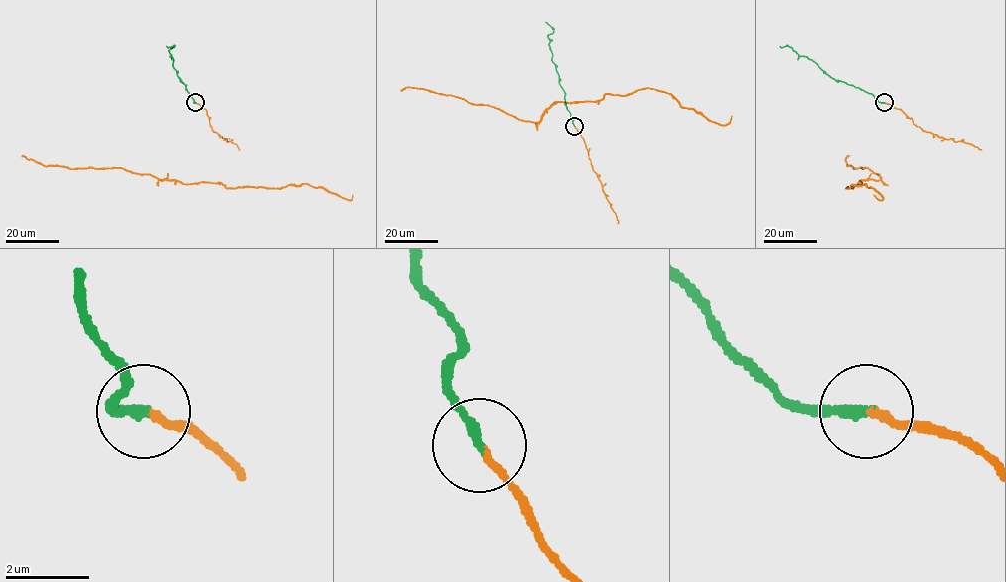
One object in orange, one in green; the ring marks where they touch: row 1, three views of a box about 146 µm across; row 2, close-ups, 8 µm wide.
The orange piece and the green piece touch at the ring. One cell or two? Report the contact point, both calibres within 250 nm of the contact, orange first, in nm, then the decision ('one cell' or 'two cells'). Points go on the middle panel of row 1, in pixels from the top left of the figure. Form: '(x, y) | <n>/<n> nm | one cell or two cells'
(574, 126) | 150/240 nm | two cells

